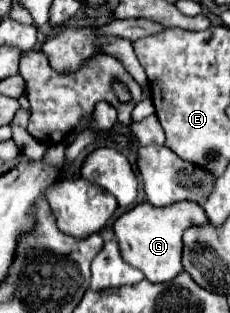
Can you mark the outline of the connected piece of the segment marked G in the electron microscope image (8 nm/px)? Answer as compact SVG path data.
M149 202L137 204L113 224L121 254L127 264L141 270L149 282L167 282L183 272L183 232L191 226L207 224L205 210L195 202L179 202L167 208L155 208Z

